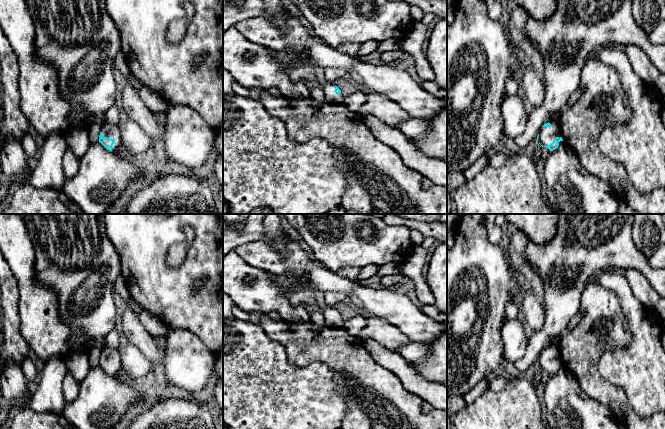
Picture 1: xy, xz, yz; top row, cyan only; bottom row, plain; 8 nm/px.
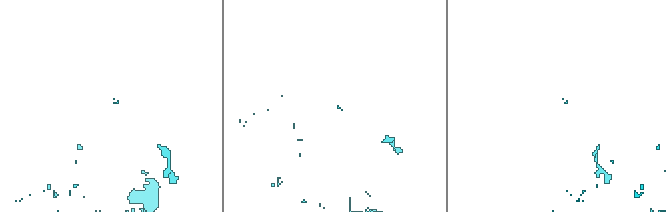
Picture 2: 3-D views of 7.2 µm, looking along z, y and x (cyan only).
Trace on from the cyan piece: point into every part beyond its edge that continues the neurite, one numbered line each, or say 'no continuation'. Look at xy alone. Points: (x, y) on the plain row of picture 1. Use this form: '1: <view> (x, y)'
1: xy (109, 354)

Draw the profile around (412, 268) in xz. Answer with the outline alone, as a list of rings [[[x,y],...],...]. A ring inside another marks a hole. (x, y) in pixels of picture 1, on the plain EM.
[[[415,246],[408,259],[402,265],[401,274],[412,280],[417,298],[423,305],[435,305],[434,295],[425,276],[422,274],[426,256],[427,249],[422,246]]]

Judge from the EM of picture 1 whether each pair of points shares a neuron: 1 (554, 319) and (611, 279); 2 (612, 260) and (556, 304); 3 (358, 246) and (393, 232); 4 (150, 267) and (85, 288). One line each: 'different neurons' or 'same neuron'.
1: different neurons
2: same neuron
3: same neuron
4: different neurons

